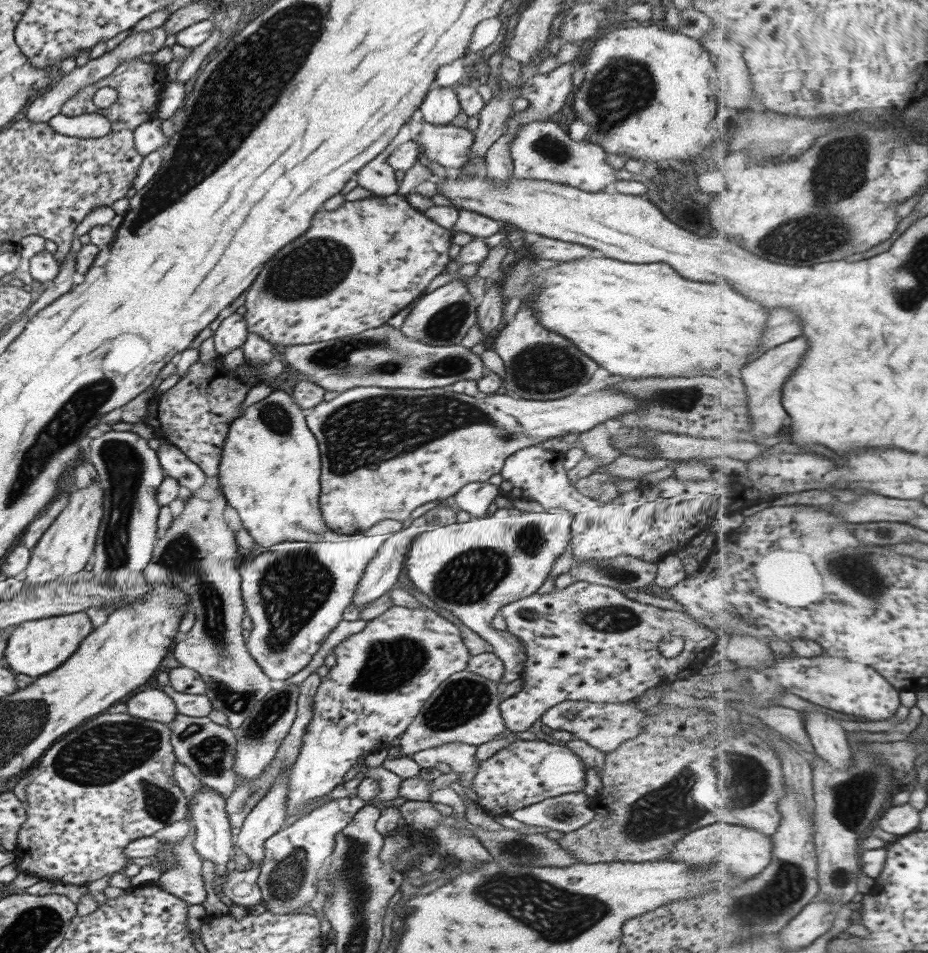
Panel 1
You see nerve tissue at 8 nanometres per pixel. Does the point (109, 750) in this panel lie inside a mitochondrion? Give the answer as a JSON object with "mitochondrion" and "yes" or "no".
{"mitochondrion":"yes"}

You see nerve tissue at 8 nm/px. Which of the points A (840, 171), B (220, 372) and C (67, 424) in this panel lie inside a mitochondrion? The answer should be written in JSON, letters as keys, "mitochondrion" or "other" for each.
{"A":"mitochondrion","B":"other","C":"mitochondrion"}

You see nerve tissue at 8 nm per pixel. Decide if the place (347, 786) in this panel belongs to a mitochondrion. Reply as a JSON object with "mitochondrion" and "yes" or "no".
{"mitochondrion":"no"}

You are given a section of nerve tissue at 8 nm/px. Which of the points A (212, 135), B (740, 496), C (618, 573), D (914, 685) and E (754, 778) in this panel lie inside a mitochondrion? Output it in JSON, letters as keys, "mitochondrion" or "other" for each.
{"A":"mitochondrion","B":"other","C":"mitochondrion","D":"other","E":"mitochondrion"}

